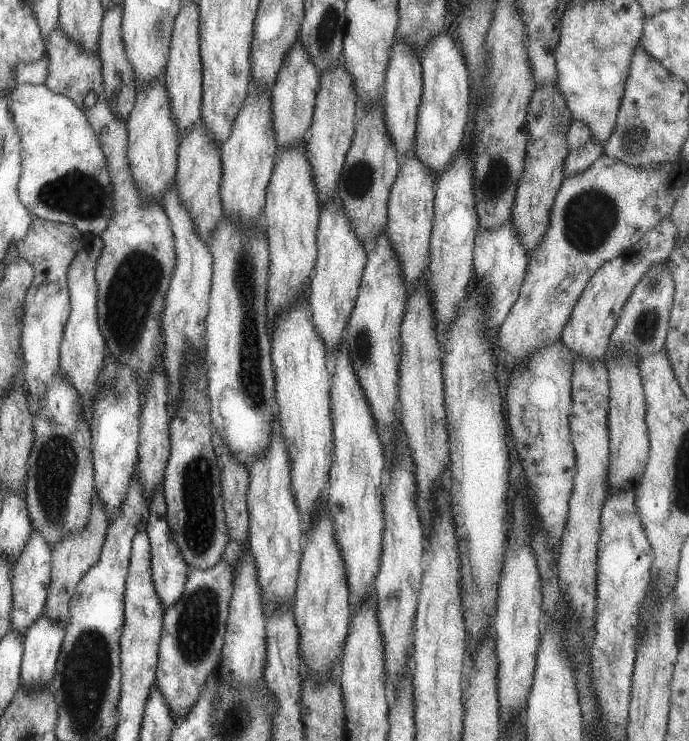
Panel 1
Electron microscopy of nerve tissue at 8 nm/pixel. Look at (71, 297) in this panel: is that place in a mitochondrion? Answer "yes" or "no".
no

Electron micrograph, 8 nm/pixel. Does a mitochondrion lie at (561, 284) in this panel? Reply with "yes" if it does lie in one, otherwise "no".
no

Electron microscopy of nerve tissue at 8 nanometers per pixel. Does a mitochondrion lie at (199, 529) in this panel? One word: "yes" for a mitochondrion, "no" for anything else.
yes

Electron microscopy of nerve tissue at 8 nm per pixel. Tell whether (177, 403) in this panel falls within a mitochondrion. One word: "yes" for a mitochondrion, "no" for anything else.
no

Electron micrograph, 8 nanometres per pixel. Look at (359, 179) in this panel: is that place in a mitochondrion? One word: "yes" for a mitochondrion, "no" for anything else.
yes

